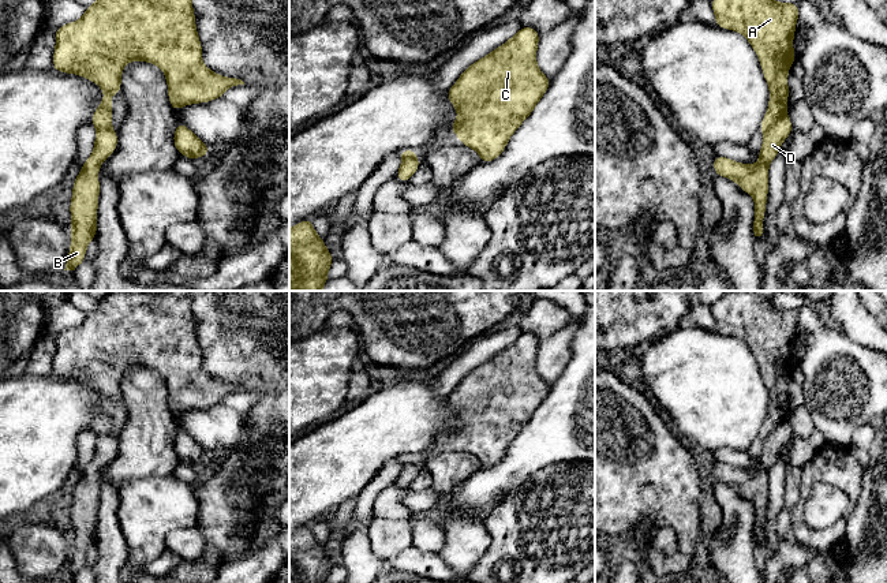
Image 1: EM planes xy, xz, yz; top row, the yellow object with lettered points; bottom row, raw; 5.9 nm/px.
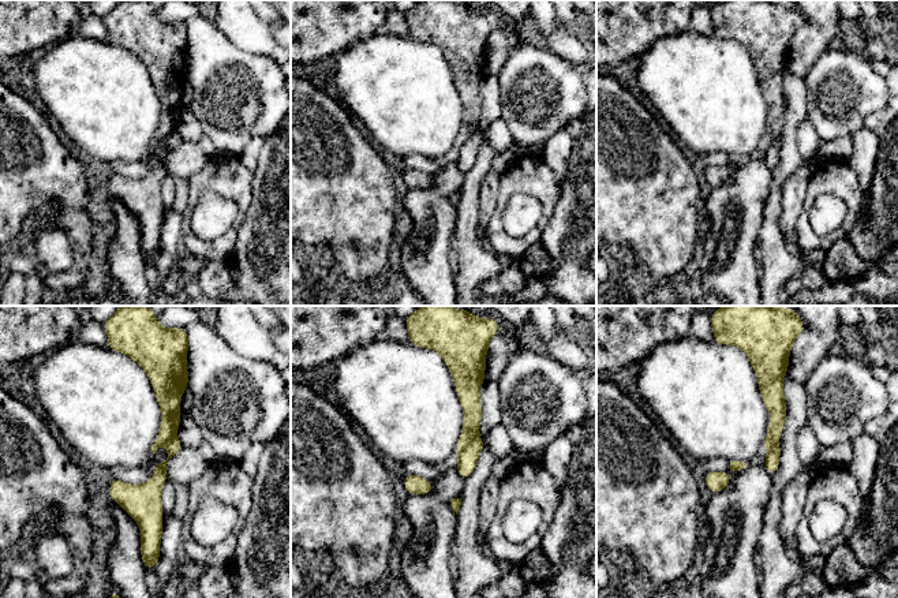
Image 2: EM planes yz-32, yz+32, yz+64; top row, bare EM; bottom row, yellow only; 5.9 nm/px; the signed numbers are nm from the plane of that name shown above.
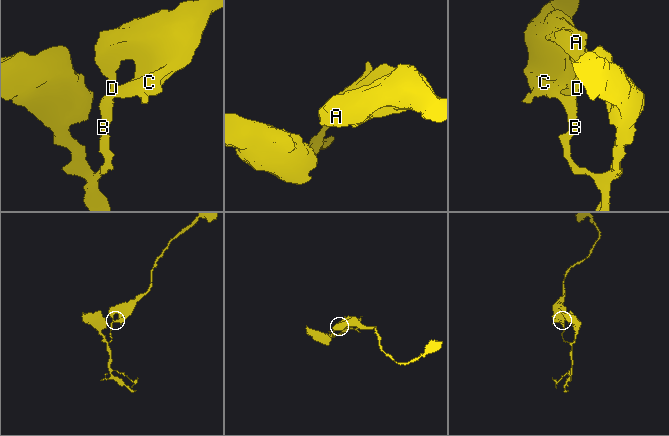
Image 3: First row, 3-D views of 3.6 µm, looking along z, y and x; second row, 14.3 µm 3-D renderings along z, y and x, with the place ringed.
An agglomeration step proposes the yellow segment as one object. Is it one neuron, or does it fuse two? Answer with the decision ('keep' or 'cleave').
cleave

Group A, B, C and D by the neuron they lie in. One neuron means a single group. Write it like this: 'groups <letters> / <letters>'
groups A C / B D

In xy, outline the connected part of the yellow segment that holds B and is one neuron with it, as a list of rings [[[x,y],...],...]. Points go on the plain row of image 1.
[[[102,433],[97,436],[94,446],[93,460],[83,468],[82,477],[75,482],[75,489],[72,494],[72,505],[70,511],[70,519],[72,524],[71,539],[71,553],[68,560],[68,567],[64,576],[75,576],[83,567],[86,561],[86,553],[91,545],[96,545],[97,538],[97,512],[98,512],[98,475],[104,466],[106,466],[117,453],[117,437]]]

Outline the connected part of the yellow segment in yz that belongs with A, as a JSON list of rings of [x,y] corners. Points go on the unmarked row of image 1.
[[[729,291],[711,306],[715,330],[740,337],[760,365],[770,392],[770,410],[760,430],[766,438],[786,419],[787,375],[797,366],[793,343],[798,326],[798,310],[775,309],[756,291]]]

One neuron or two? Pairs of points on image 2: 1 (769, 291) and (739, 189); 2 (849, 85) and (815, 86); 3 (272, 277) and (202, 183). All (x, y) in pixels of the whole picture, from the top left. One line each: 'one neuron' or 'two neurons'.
1: two neurons
2: one neuron
3: two neurons

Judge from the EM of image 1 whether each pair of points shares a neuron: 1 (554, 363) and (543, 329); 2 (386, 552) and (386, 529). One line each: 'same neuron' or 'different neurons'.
1: different neurons
2: same neuron

